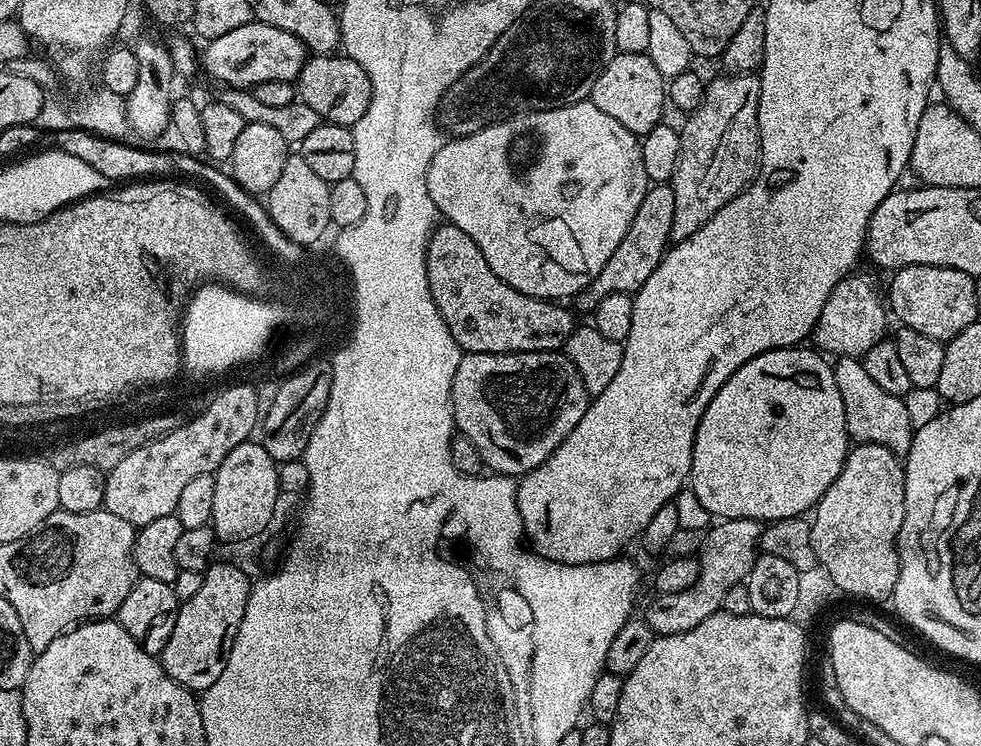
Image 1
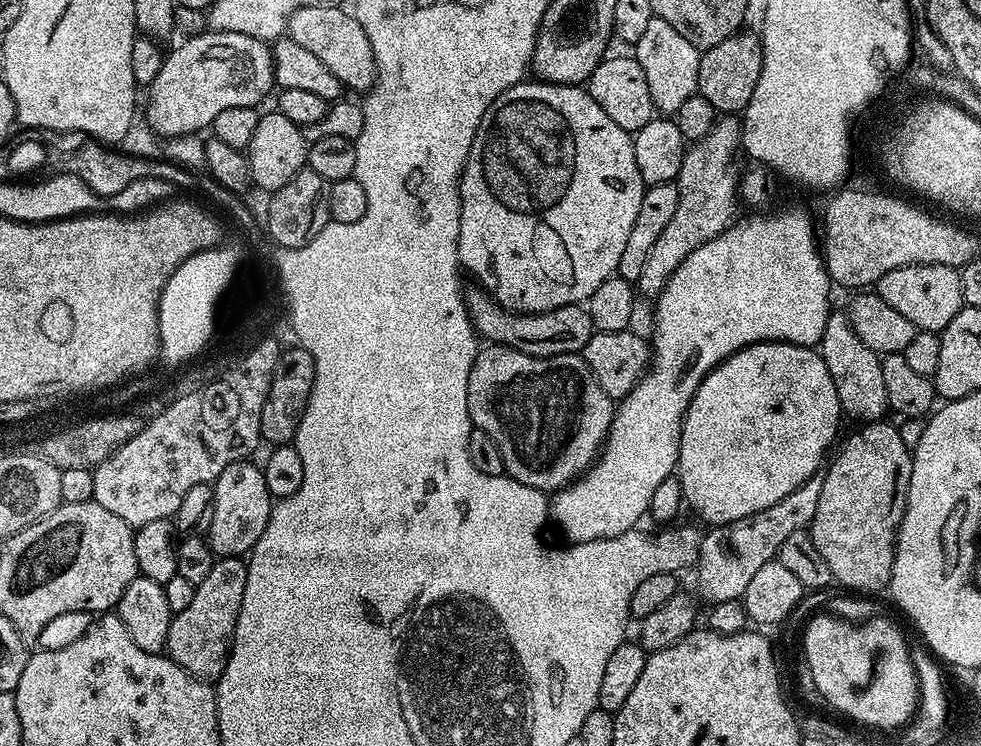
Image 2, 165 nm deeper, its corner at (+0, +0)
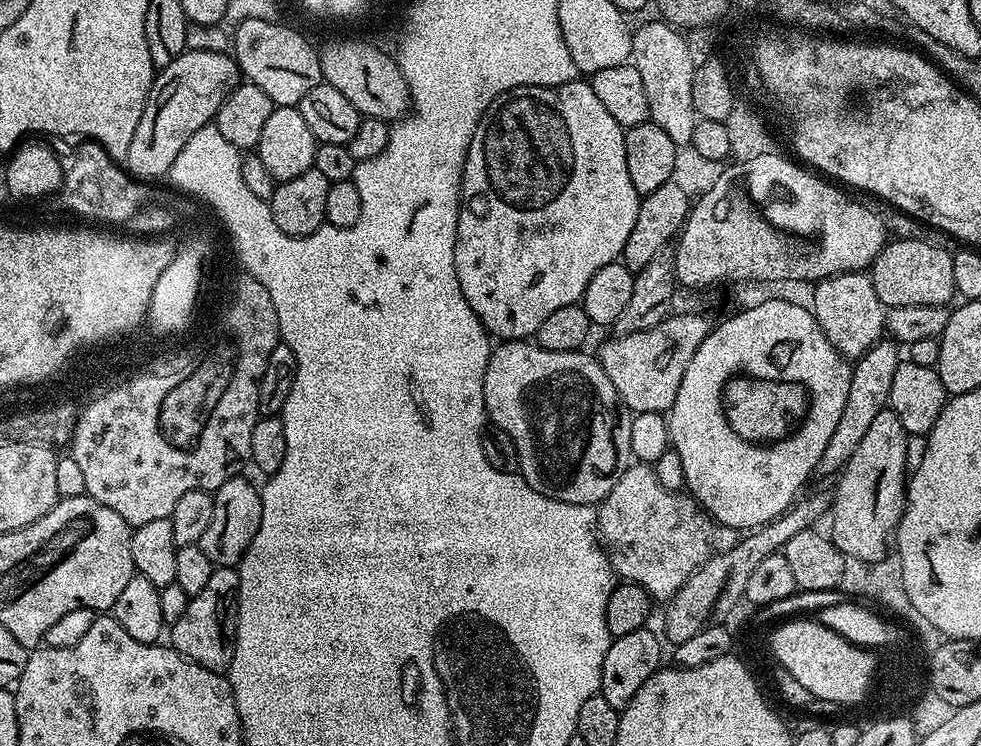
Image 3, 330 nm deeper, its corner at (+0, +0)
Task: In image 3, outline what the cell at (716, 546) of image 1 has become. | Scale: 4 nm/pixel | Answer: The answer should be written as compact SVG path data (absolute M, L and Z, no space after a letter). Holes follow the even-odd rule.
M881 338L877 344L870 346L866 354L862 354L859 360L852 364L852 377L850 378L850 394L846 394L846 406L842 409L842 418L838 418L838 426L826 442L826 450L822 450L822 458L818 462L815 475L835 477L848 464L848 459L858 450L862 437L870 427L870 422L882 410L888 407L890 398L890 385L894 382L894 370L902 362L902 352L895 340Z

